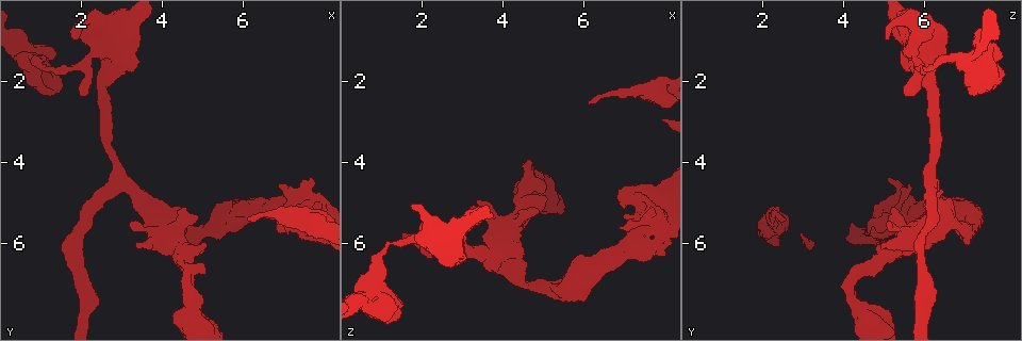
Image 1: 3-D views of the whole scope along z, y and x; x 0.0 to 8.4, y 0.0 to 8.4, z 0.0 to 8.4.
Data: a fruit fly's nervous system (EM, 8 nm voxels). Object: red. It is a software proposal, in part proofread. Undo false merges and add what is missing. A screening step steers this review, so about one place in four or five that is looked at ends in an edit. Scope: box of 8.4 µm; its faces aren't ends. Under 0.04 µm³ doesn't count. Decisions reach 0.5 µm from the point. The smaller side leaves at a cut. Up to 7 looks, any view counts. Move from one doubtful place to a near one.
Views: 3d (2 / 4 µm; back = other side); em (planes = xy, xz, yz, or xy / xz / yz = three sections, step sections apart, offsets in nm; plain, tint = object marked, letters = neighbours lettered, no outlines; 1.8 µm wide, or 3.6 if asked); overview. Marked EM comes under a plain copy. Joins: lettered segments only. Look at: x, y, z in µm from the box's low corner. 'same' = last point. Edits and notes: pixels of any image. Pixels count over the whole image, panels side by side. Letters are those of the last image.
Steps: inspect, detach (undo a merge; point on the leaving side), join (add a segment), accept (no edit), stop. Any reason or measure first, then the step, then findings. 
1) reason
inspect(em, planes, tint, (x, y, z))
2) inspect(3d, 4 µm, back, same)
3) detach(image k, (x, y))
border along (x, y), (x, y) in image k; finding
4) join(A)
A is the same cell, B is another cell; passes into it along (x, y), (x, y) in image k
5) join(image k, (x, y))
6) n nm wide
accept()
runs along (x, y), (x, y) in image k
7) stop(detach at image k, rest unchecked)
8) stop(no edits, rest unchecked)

branch stops here
inspect(3d, 4 µm, (6.10, 5.45, 2.55))

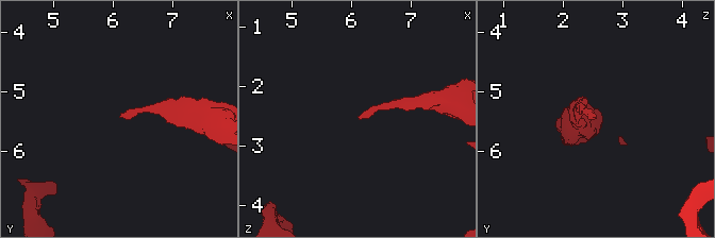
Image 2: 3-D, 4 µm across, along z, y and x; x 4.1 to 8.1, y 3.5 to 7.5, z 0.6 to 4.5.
inspect(em, xy, step 4, letters, (6.10, 5.35, 2.55))

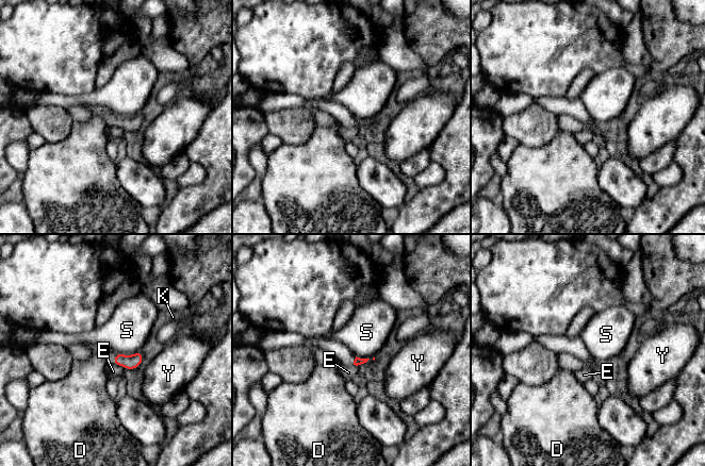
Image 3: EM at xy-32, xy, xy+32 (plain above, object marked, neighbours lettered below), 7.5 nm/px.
S touches over 180 nm
accept()
D, E, K, S and Y are other cells; border along (138, 350), (131, 354), (116, 353) in image 3; no lettered segment goes on from it

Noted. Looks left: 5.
inspect(em, yz, step 8, tint, (1.20, 1.70, 6.00))

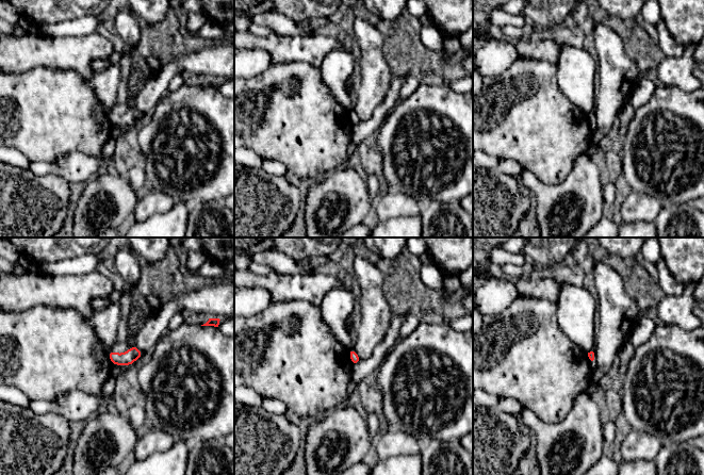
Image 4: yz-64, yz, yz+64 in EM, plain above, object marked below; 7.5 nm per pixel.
cut it another way
inspect(em, planes, letters, same)

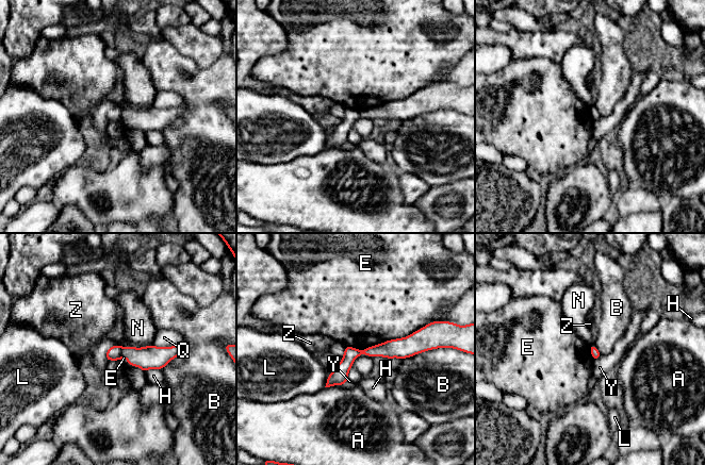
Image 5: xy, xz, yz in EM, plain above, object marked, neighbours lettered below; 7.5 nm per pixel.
detach(image 5, (115, 352))
A, B, E, H, L, N, Q, Y and Z are other cells; two neurons meet here

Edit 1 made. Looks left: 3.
inspect(em, planes, letters, (5.10, 6.10, 4.90))

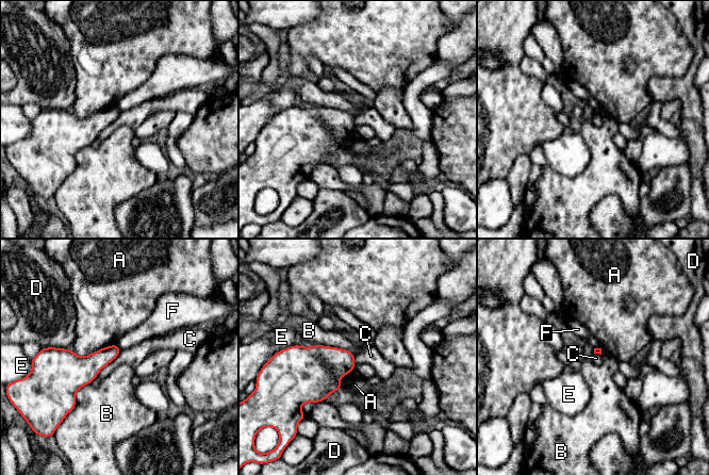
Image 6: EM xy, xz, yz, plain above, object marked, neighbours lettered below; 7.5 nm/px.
accept()
A, B, C, D, E and F are other cells; border along (121, 350), (96, 376) in image 6; none of them fits

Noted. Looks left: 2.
stop(detach at image 5, rest unchecked)

